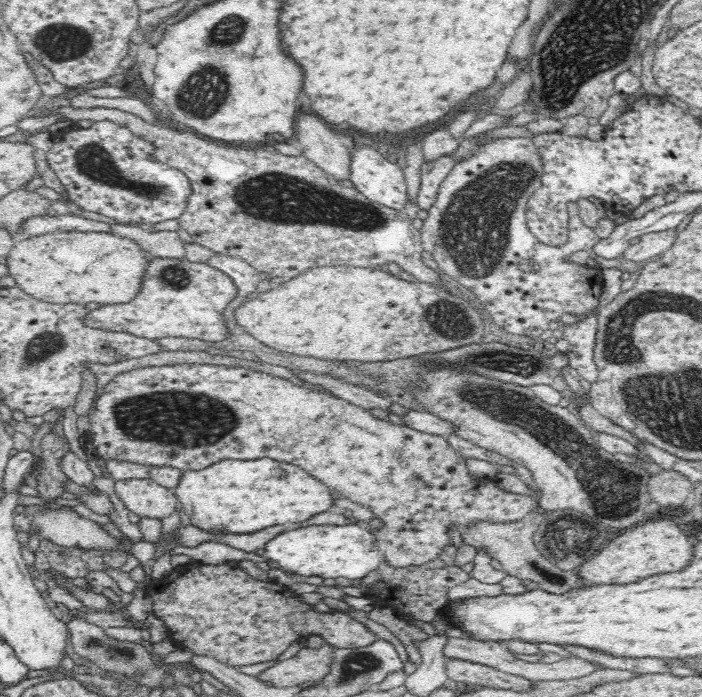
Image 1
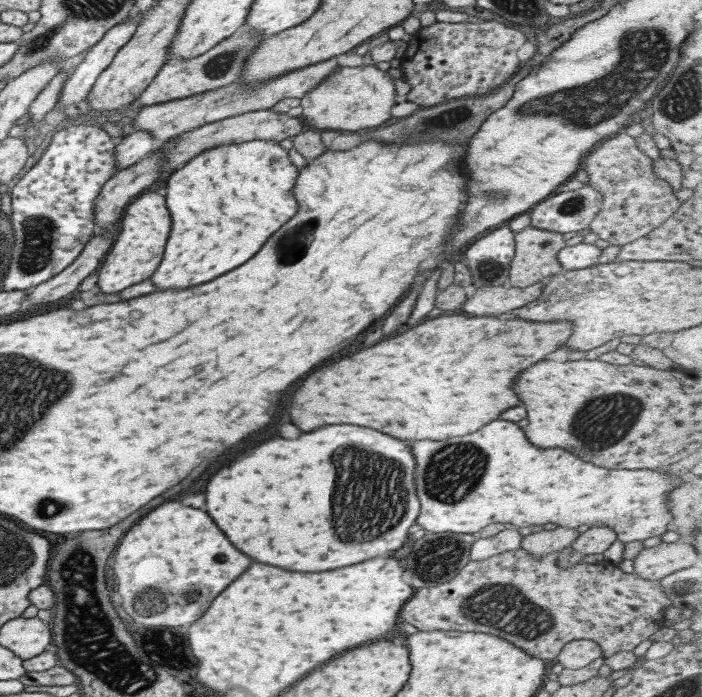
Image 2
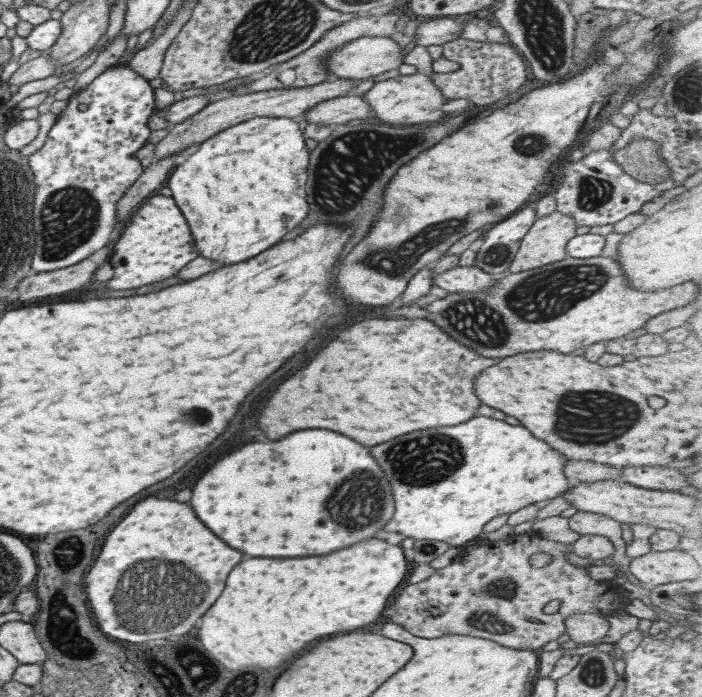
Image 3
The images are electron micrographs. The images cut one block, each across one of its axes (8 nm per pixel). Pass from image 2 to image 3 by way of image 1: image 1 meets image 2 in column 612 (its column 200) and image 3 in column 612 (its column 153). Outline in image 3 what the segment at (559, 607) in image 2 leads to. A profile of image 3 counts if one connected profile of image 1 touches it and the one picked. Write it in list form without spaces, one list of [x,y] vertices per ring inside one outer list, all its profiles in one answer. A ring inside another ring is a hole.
[[[524,533],[505,537],[502,540],[491,541],[479,536],[481,541],[477,548],[461,554],[450,565],[438,569],[430,577],[416,583],[409,584],[398,594],[396,602],[392,604],[394,614],[390,622],[404,626],[410,634],[420,638],[440,638],[444,634],[466,634],[478,636],[486,640],[494,640],[500,646],[520,648],[520,650],[533,651],[551,640],[565,633],[565,620],[576,613],[596,613],[598,615],[625,613],[622,597],[625,590],[612,580],[592,580],[588,569],[576,566],[568,561],[568,552],[572,551],[570,545],[546,539],[540,534]],[[534,554],[550,554],[552,562],[542,568],[535,568],[530,564],[530,556]],[[552,600],[560,600],[560,608],[554,614],[544,613],[544,606]]]

